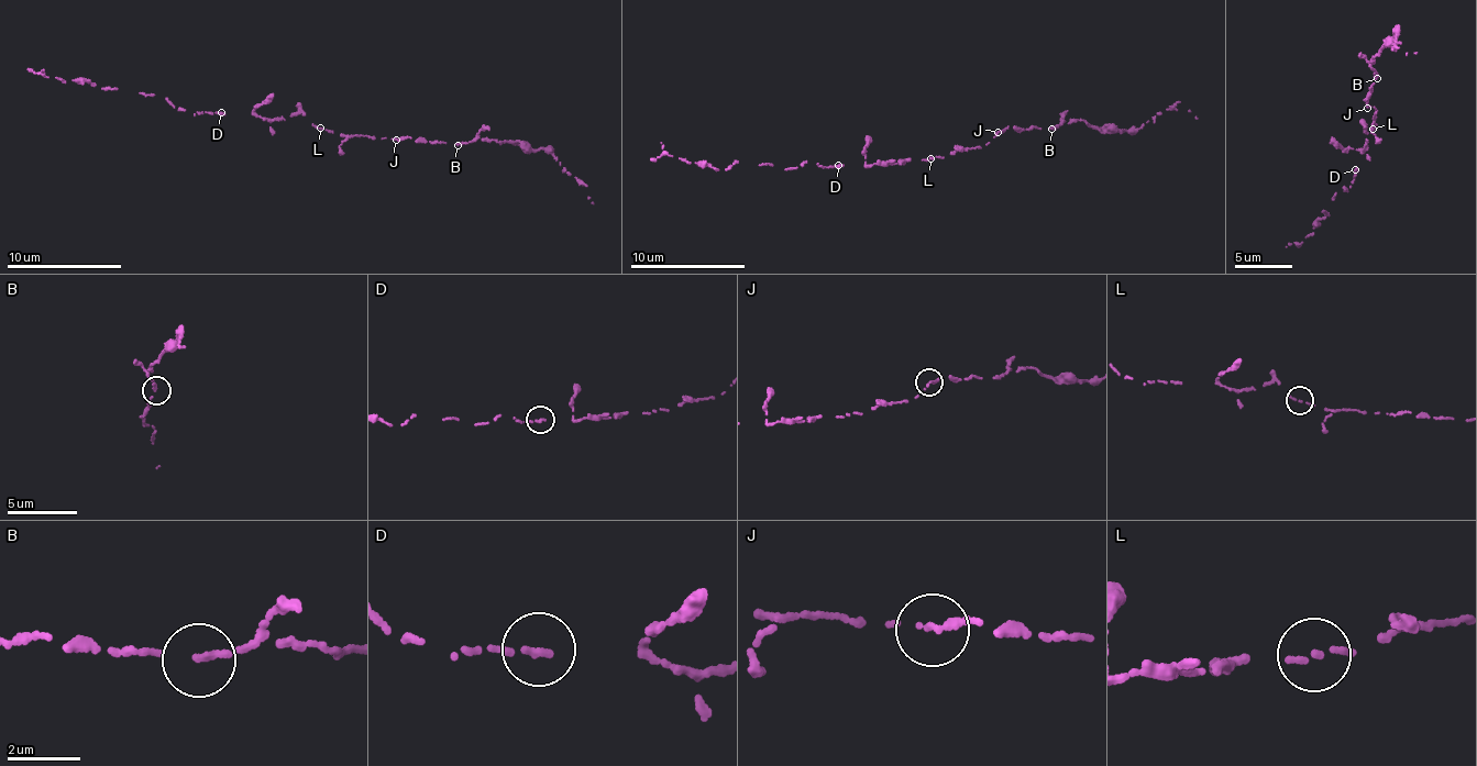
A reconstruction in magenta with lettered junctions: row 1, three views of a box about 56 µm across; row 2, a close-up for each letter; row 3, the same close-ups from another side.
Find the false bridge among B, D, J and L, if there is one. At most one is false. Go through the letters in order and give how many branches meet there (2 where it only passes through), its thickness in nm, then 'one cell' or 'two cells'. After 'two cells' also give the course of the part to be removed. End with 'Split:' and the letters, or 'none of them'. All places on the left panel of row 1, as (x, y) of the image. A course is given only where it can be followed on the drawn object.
B: branches 2; calibre 170 nm; one cell
D: branches 1; calibre 240 nm; one cell
J: branches 1; calibre 240 nm; one cell
L: branches 1; calibre 200 nm; one cell
Split: none of them

